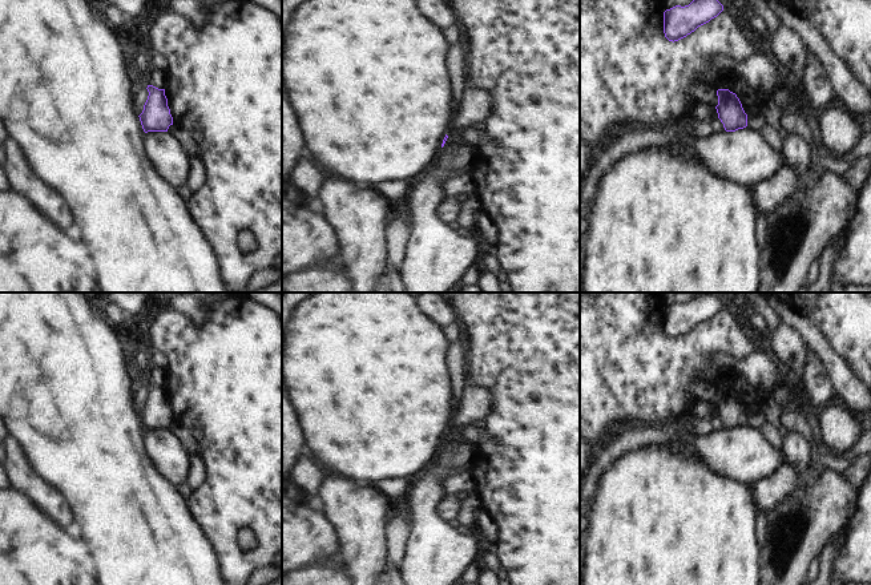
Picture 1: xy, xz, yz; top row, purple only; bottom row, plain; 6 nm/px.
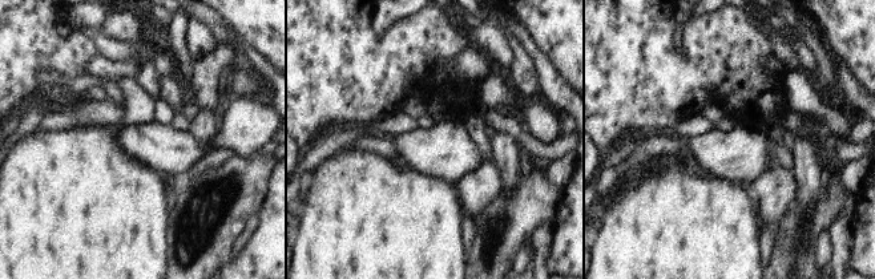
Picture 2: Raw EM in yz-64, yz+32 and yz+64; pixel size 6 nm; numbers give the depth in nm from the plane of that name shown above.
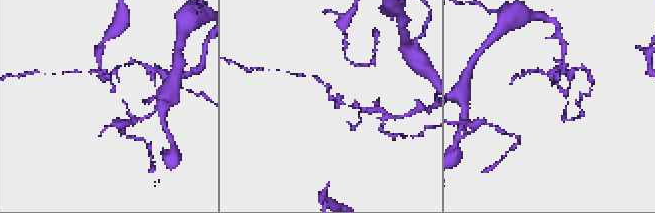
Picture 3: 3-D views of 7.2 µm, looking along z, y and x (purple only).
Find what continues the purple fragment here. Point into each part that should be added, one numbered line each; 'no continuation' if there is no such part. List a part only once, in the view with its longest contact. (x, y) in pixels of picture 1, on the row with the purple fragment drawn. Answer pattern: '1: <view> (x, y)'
no continuation.

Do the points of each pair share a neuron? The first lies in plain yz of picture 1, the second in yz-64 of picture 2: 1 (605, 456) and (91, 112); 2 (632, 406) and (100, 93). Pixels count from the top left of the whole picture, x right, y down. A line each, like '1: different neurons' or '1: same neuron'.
1: same neuron
2: different neurons

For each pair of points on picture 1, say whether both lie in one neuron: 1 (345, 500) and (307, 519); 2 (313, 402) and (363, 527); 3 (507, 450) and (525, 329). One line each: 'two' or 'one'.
1: two
2: two
3: one

